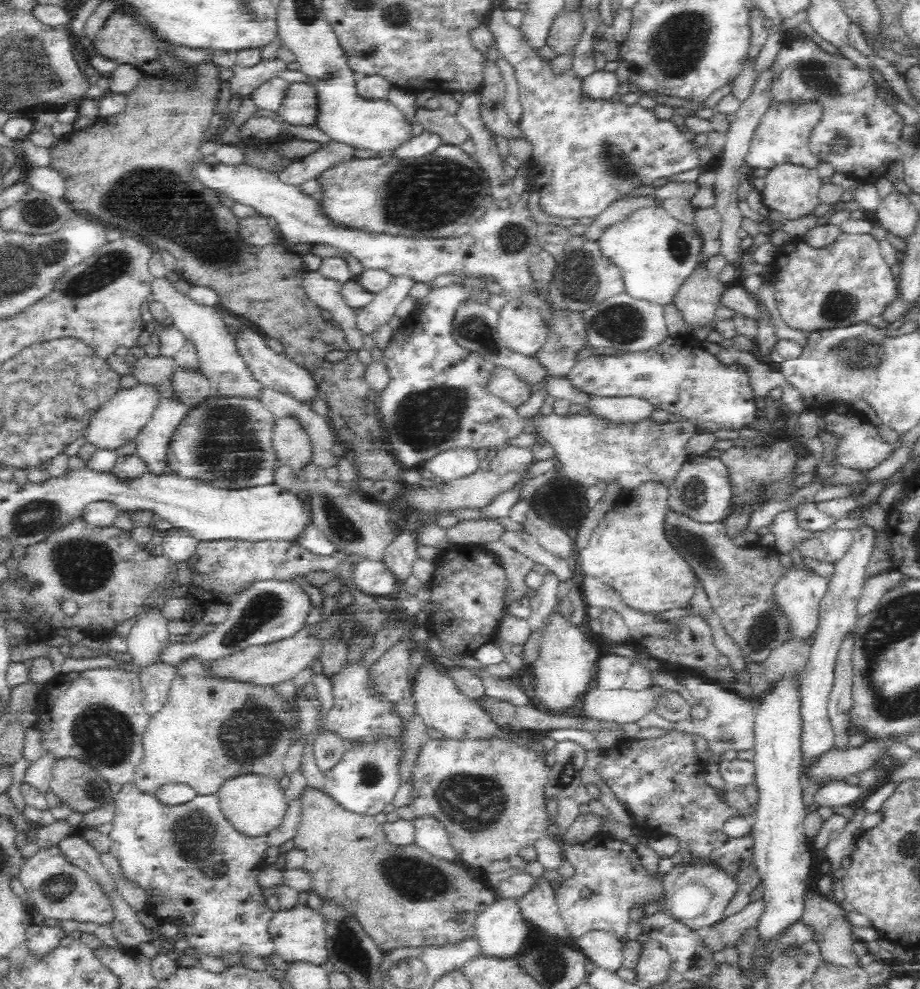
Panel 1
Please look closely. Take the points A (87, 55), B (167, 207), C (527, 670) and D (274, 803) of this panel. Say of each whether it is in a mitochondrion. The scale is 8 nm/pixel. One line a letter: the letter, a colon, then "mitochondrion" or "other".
A: other
B: mitochondrion
C: other
D: other

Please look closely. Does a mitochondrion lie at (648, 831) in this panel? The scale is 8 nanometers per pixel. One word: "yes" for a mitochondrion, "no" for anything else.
no

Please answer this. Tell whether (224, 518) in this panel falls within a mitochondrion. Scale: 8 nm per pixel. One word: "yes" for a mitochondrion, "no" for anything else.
no

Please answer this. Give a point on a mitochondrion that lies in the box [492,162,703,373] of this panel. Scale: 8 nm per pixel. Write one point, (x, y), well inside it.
(621, 323)

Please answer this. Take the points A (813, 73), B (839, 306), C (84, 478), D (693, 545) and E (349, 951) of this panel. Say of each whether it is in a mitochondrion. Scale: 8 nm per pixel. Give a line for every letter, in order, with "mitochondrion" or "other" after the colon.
A: mitochondrion
B: mitochondrion
C: other
D: mitochondrion
E: mitochondrion

